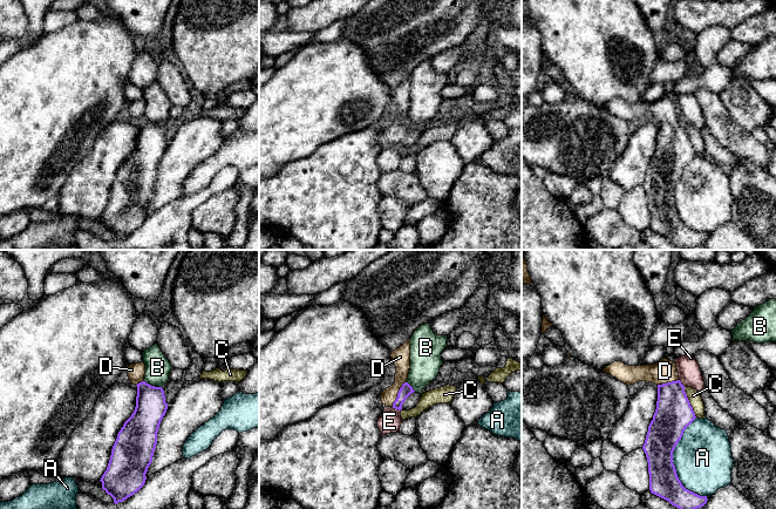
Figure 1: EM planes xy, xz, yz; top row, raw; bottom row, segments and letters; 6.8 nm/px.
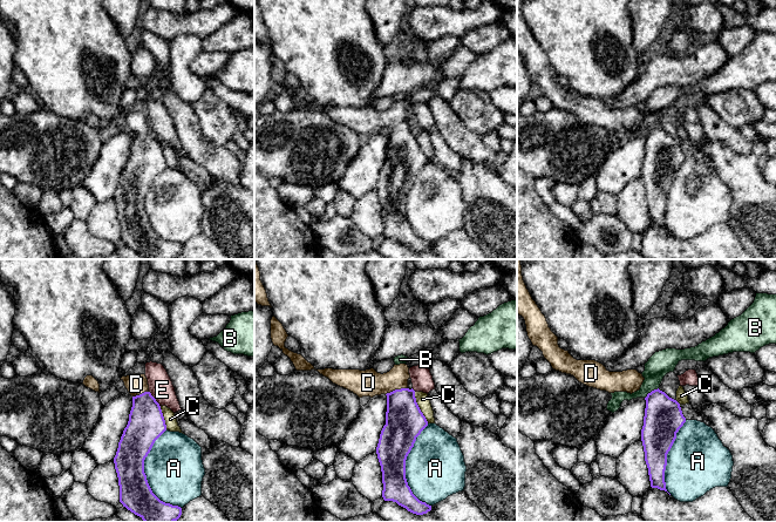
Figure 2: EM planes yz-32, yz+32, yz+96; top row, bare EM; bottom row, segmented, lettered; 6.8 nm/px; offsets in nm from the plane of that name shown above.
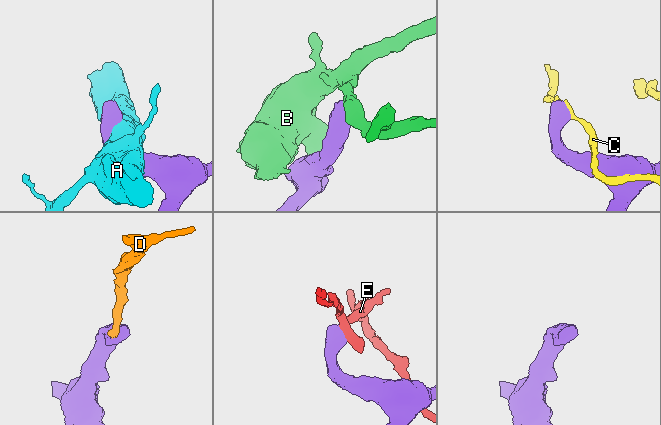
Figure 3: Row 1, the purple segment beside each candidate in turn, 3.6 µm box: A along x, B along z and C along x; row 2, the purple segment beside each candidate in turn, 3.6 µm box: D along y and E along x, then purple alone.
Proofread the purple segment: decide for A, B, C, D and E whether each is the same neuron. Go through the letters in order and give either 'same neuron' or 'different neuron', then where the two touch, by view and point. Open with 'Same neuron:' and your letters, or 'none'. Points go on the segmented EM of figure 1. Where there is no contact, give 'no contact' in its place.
Same neuron: D
A: different neuron | yz (672, 462)
B: different neuron | xy (152, 386)
C: different neuron | yz (689, 402)
D: same neuron | xz (397, 394)
E: different neuron | xz (396, 408)

